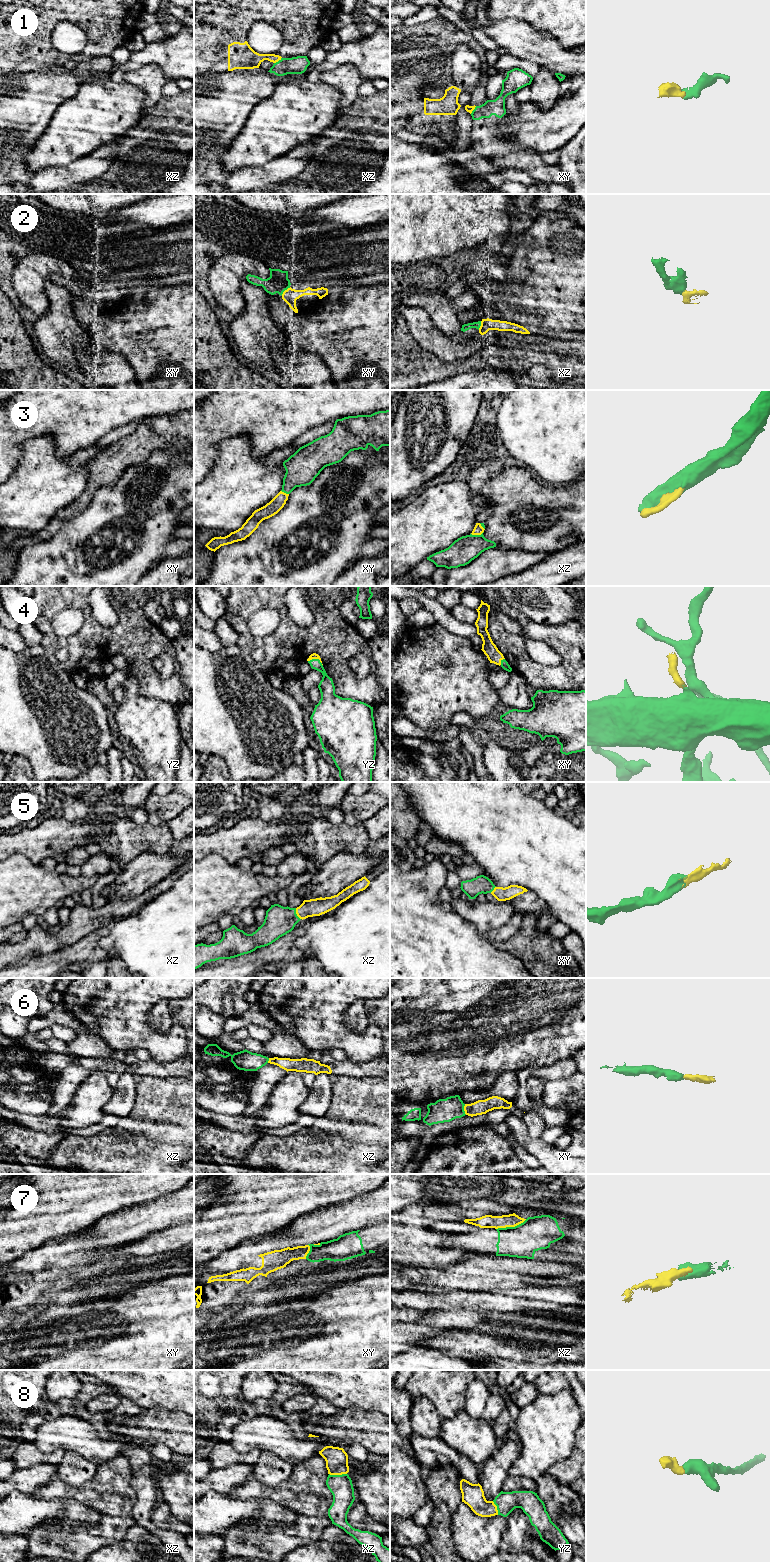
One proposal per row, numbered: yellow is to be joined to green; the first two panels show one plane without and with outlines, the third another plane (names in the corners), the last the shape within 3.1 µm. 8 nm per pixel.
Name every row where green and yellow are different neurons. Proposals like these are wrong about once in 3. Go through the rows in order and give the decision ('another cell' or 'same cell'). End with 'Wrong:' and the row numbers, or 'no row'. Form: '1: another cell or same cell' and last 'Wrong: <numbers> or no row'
1: another cell
2: same cell
3: same cell
4: same cell
5: same cell
6: same cell
7: another cell
8: same cell
Wrong: 1, 7

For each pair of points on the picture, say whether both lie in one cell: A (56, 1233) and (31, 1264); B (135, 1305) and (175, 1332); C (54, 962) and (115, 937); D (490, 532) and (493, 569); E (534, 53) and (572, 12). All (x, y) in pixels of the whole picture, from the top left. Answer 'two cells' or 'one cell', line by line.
A: two cells
B: one cell
C: two cells
D: two cells
E: two cells

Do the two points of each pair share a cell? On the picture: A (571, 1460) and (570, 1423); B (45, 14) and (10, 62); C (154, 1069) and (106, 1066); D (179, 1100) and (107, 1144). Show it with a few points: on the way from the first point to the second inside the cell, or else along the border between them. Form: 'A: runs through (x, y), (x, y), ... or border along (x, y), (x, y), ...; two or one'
A: border along (575, 1443), (572, 1451), (564, 1459), (551, 1466); two
B: runs through (41, 28), (41, 38), (36, 39), (24, 51); one
C: runs through (142, 1068), (121, 1068), (118, 1066); one
D: runs through (162, 1118), (134, 1146), (125, 1146); one

